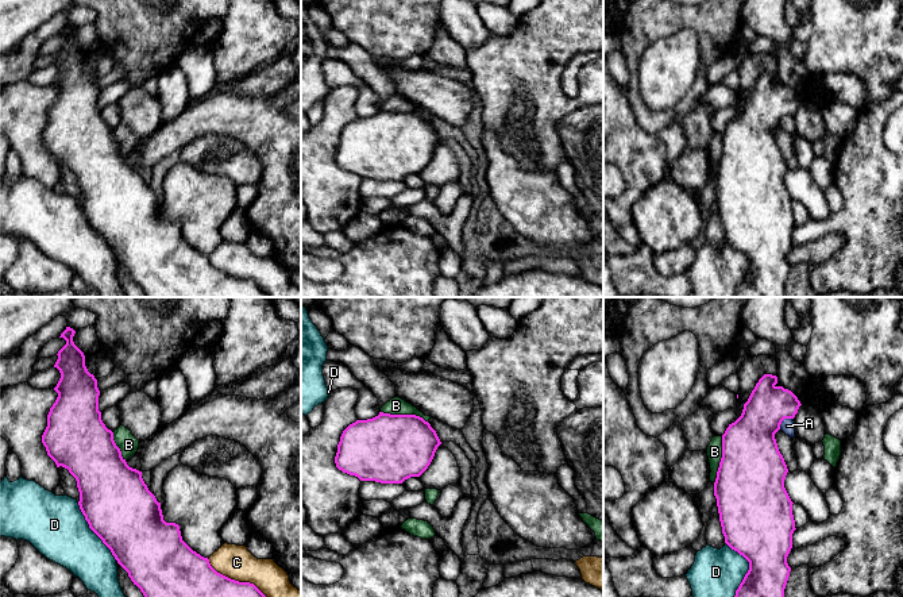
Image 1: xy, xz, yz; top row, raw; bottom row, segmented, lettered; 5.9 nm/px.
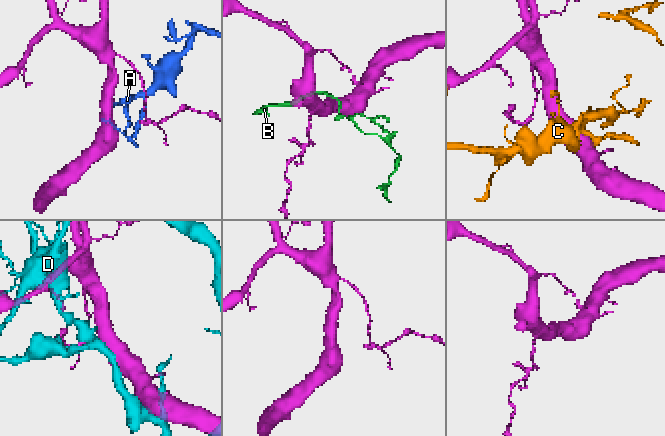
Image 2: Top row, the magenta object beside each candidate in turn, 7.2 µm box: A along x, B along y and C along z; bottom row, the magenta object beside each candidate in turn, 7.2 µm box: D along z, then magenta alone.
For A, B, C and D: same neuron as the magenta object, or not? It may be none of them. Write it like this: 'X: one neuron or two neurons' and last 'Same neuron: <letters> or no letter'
A: two neurons
B: two neurons
C: two neurons
D: two neurons
Same neuron: no letter

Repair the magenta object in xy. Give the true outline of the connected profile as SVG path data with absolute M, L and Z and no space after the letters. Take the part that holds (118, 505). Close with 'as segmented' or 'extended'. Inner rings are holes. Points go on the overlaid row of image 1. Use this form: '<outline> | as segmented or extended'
M66 327L59 336L66 344L58 351L54 365L61 373L54 388L58 397L47 415L42 443L57 467L67 469L76 478L78 505L89 528L111 550L144 597L266 597L254 583L217 573L208 558L182 540L178 524L163 520L161 502L148 490L142 471L127 465L113 432L101 420L97 380L88 371L85 355L73 342L74 334Z | as segmented

